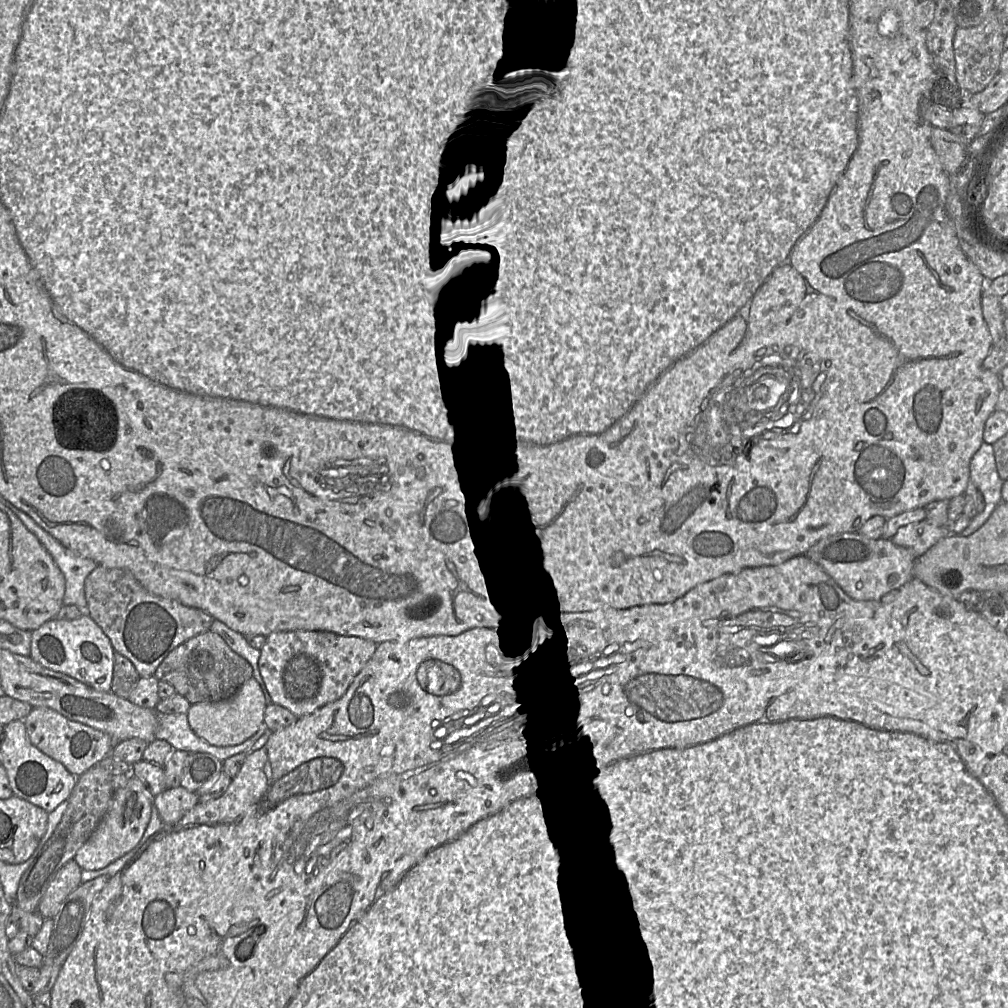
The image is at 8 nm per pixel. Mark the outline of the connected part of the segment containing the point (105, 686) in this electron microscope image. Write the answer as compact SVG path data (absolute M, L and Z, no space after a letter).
M83 613L74 620L53 618L31 633L29 656L35 662L71 676L98 691L111 691L115 650L89 614Z

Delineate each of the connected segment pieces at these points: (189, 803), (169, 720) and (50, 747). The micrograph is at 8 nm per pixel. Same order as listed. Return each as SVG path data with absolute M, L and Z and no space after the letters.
M181 785L167 788L158 794L153 805L157 809L163 824L175 824L199 802L199 795L186 790Z
M158 712L156 714L158 726L155 731L155 738L167 741L174 750L186 751L188 753L207 753L218 758L221 762L233 755L248 751L265 733L267 727L263 723L259 731L242 744L219 747L211 745L198 737L190 727L186 714L163 714Z
M33 707L24 719L30 742L50 758L60 762L71 774L81 776L112 753L110 737L90 726L72 721L47 707Z

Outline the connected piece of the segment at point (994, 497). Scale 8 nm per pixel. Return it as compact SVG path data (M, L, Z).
M983 442L978 451L973 455L970 461L969 482L982 493L985 508L983 512L970 520L968 526L960 533L962 537L970 536L976 532L1002 501L1001 489L1004 481L998 474L991 444Z

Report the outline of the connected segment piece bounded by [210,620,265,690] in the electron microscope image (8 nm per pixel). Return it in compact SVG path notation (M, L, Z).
M214 620L210 630L223 638L228 646L238 655L246 659L253 669L253 677L259 683L261 690L265 686L260 675L258 661L261 651L253 648L246 640L245 636L229 628L226 624L219 620Z

